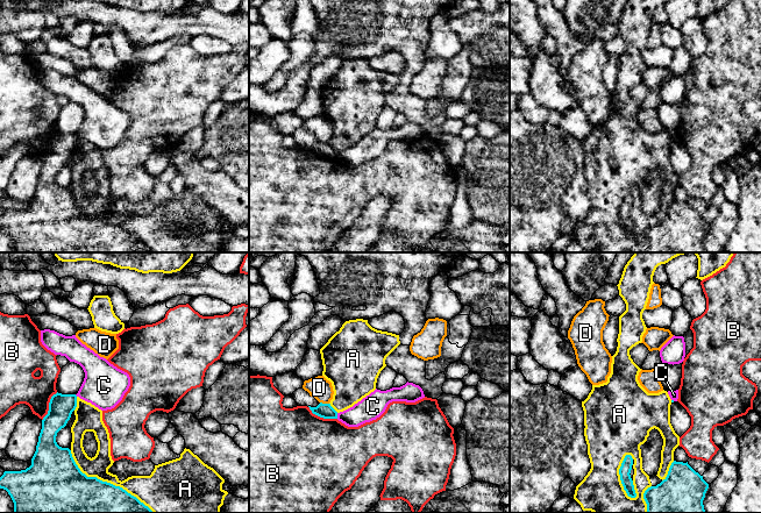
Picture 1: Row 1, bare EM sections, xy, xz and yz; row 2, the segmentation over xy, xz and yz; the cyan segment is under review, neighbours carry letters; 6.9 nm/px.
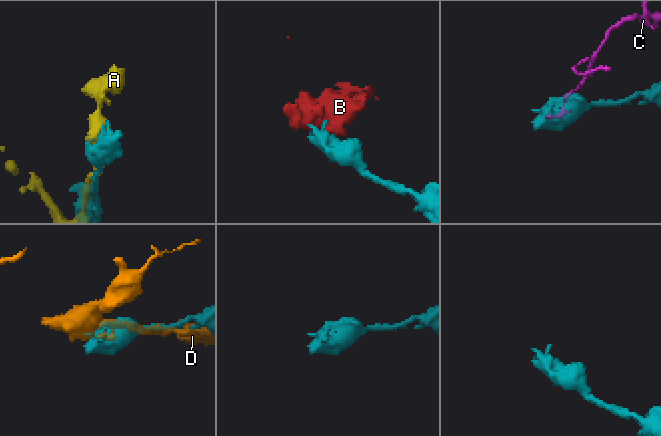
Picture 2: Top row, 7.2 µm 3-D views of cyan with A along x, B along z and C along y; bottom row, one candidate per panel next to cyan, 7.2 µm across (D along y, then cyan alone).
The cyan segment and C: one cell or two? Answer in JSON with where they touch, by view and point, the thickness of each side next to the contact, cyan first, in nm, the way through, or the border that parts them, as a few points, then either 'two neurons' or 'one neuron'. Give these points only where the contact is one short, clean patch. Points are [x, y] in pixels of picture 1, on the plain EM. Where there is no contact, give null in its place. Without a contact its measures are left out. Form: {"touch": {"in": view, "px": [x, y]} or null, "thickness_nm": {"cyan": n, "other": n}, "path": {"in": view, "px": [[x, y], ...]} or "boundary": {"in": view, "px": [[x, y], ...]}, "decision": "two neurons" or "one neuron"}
{"touch": {"in": "xz", "px": [336, 155]}, "thickness_nm": {"cyan": 100, "other": 170}, "boundary": {"in": "xz", "px": [[336, 152], [338, 157]]}, "decision": "two neurons"}

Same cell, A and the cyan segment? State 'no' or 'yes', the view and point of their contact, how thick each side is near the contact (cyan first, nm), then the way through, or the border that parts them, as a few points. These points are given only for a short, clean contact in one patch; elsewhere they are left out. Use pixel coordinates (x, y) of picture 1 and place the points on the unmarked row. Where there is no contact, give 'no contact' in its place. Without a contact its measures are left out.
no; contact xy (106, 221); calibres 480 and 160 nm

